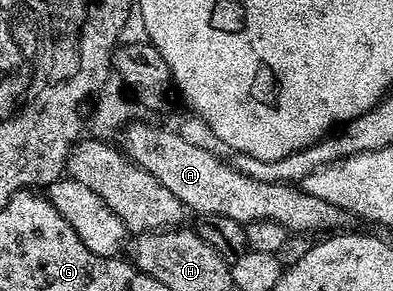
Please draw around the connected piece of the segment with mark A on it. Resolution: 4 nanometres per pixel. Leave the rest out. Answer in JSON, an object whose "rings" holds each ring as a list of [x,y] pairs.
{"rings":[[[135,120],[121,131],[121,149],[127,158],[144,172],[156,176],[176,200],[180,200],[187,211],[201,216],[215,214],[228,216],[240,223],[256,220],[272,220],[280,224],[291,234],[306,233],[313,236],[323,232],[342,232],[352,222],[347,210],[328,204],[328,200],[319,200],[308,196],[301,188],[285,182],[261,182],[252,180],[234,170],[234,167],[222,162],[210,150],[189,142],[182,134],[173,134],[170,130],[161,130],[158,126],[145,126],[142,120]]]}

